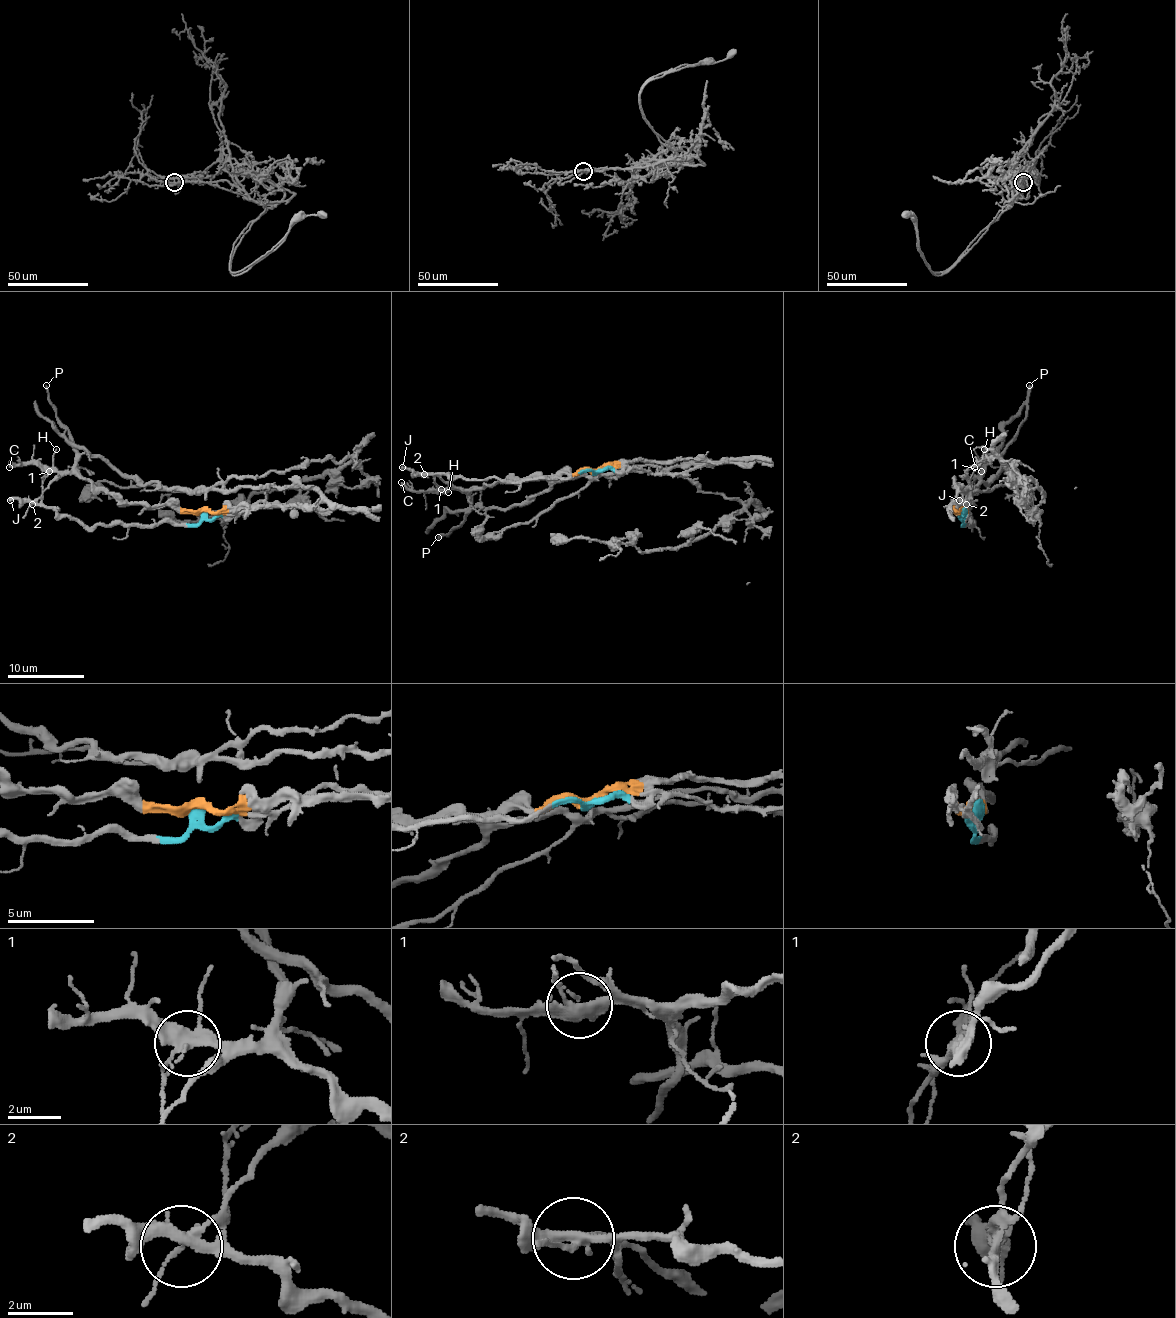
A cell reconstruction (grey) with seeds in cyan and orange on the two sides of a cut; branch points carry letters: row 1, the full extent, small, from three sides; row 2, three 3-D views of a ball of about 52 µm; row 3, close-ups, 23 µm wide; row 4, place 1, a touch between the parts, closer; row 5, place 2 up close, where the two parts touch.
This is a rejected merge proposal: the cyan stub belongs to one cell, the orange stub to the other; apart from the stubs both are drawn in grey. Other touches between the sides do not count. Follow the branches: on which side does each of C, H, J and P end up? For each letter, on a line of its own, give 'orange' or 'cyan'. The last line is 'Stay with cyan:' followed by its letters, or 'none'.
C: orange
H: orange
J: cyan
P: orange
Stay with cyan: J

